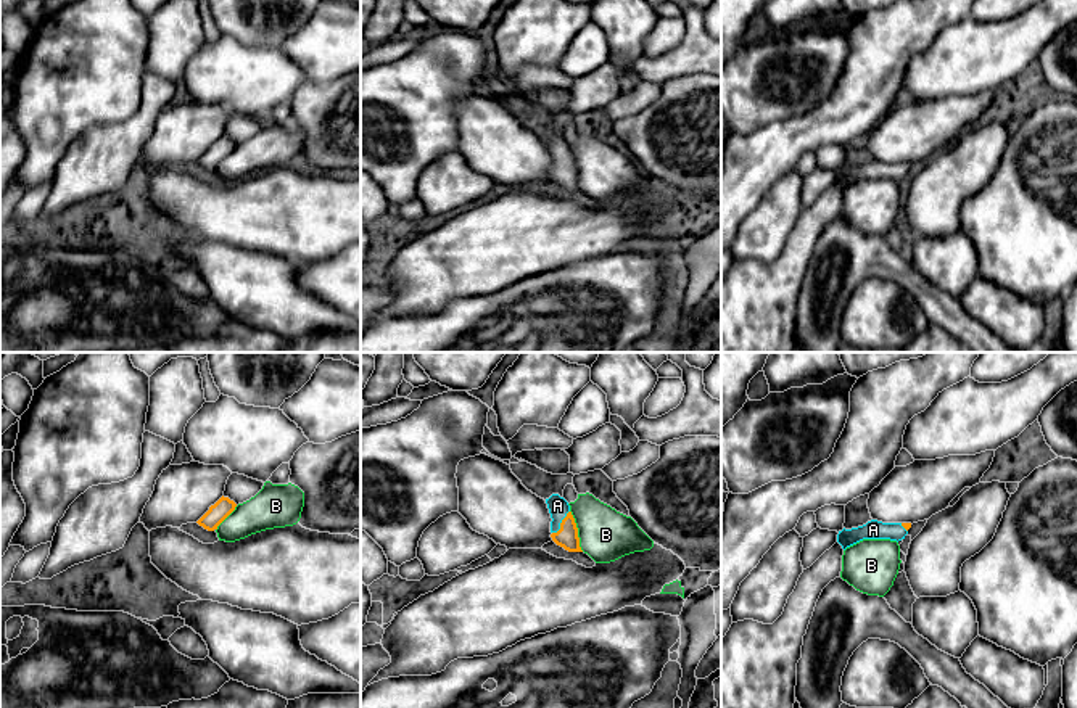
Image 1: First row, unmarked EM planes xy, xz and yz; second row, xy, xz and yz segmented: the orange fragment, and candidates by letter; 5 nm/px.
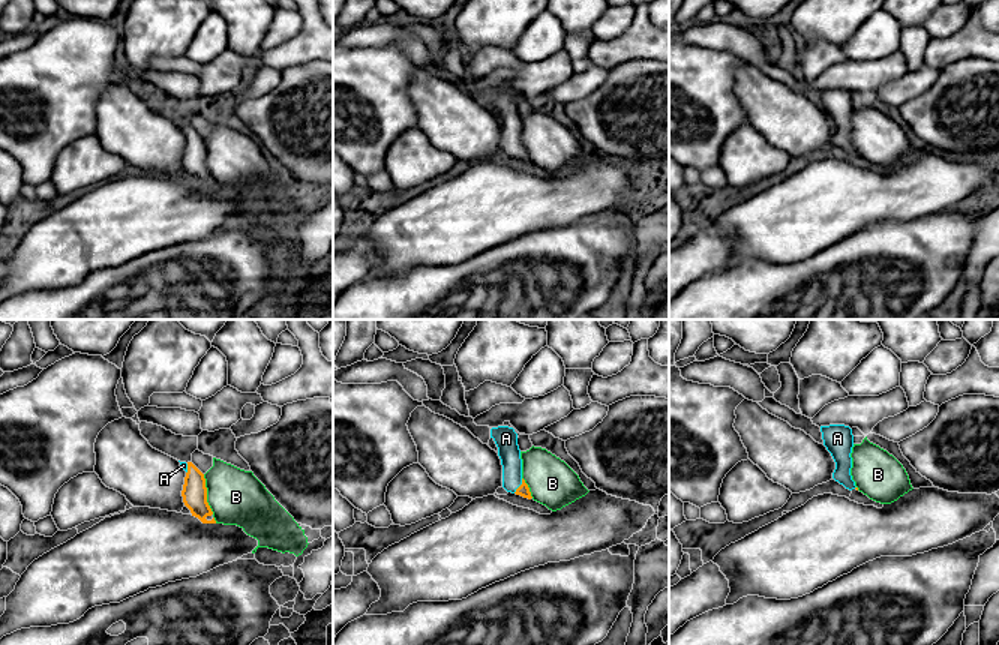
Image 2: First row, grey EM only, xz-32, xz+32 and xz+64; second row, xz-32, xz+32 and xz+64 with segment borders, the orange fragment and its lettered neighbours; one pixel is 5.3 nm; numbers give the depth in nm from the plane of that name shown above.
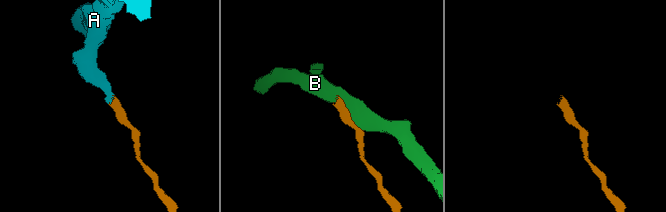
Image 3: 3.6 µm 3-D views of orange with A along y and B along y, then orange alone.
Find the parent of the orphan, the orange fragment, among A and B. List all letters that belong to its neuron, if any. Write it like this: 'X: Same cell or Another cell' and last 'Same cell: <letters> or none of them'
A: Same cell
B: Another cell
Same cell: A

